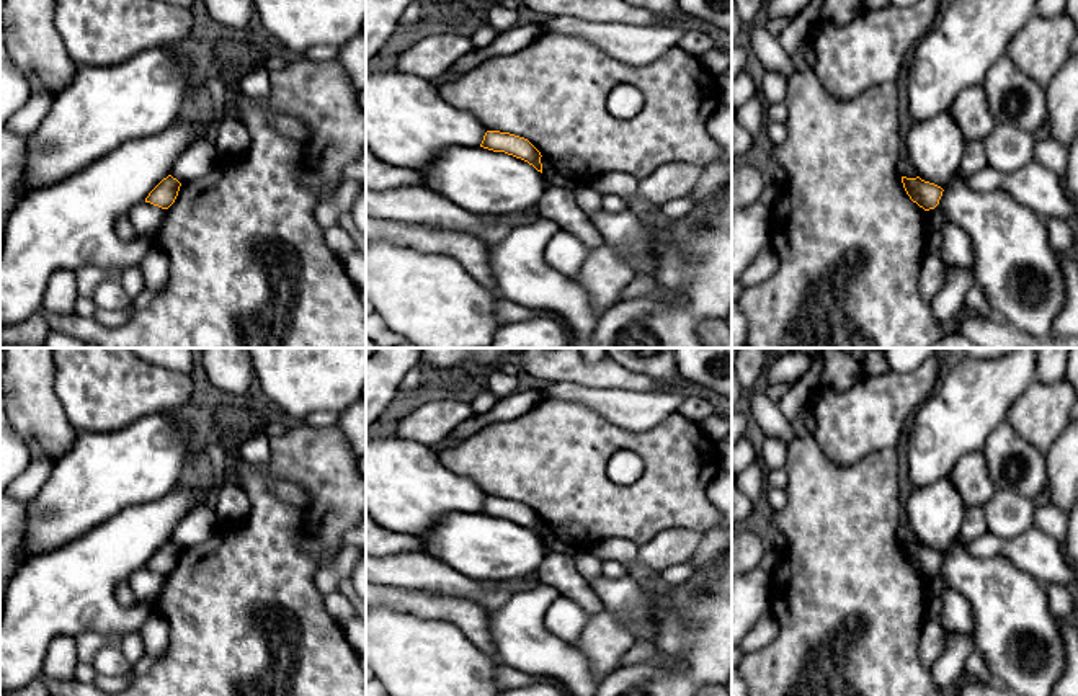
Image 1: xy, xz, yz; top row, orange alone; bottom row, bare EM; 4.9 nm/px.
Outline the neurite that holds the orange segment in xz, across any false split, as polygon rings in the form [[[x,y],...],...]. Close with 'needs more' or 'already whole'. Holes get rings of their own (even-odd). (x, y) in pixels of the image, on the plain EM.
[[[487,497],[480,513],[493,516],[493,518],[505,518],[508,521],[521,524],[542,539],[542,529],[541,529],[542,521],[524,503],[519,503],[510,498]]]; already whole

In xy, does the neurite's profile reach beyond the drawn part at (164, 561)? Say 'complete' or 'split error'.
complete

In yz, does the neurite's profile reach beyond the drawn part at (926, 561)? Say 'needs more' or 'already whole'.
already whole

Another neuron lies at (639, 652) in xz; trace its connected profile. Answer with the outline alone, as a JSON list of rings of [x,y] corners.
[[[635,640],[632,647],[622,655],[622,665],[639,665],[644,662],[652,662],[655,665],[663,665],[666,671],[683,671],[684,667],[676,663],[665,663],[650,642]]]

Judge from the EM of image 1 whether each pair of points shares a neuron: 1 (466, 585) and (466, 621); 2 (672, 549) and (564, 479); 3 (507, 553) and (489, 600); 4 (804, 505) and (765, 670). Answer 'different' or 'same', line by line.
1: different
2: different
3: different
4: same

